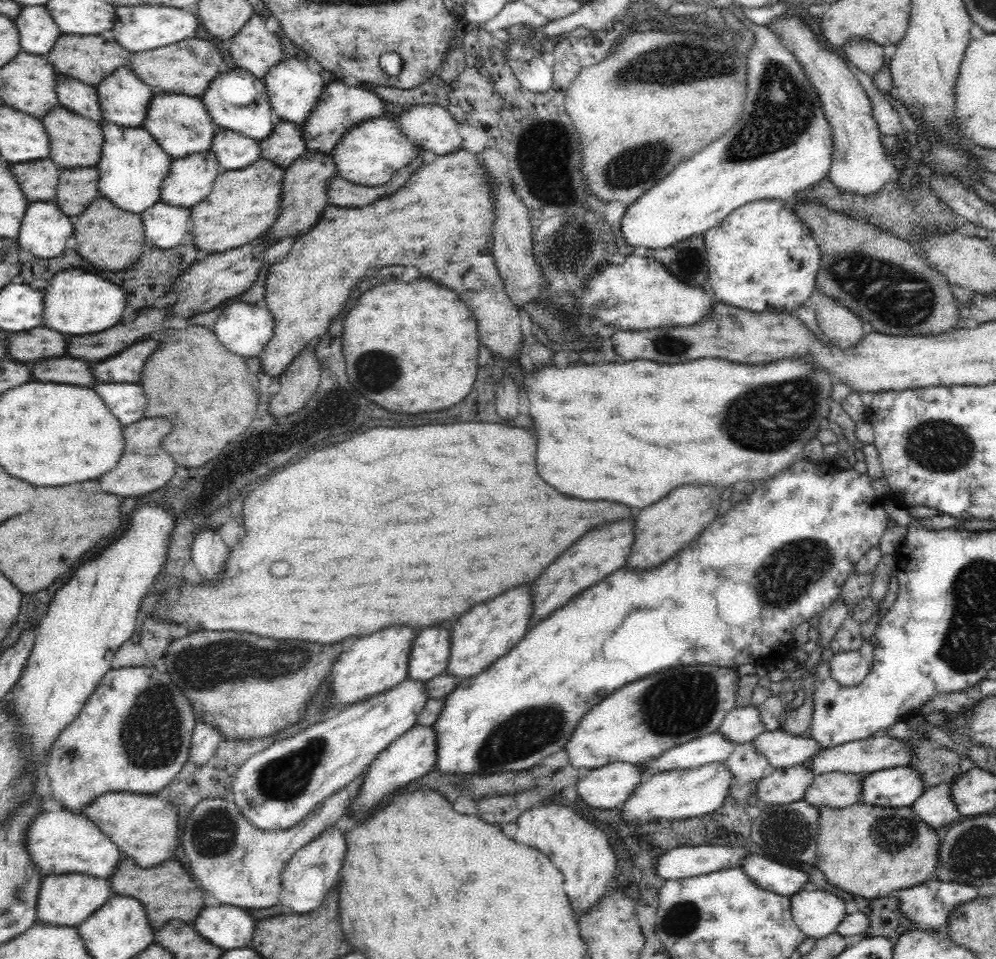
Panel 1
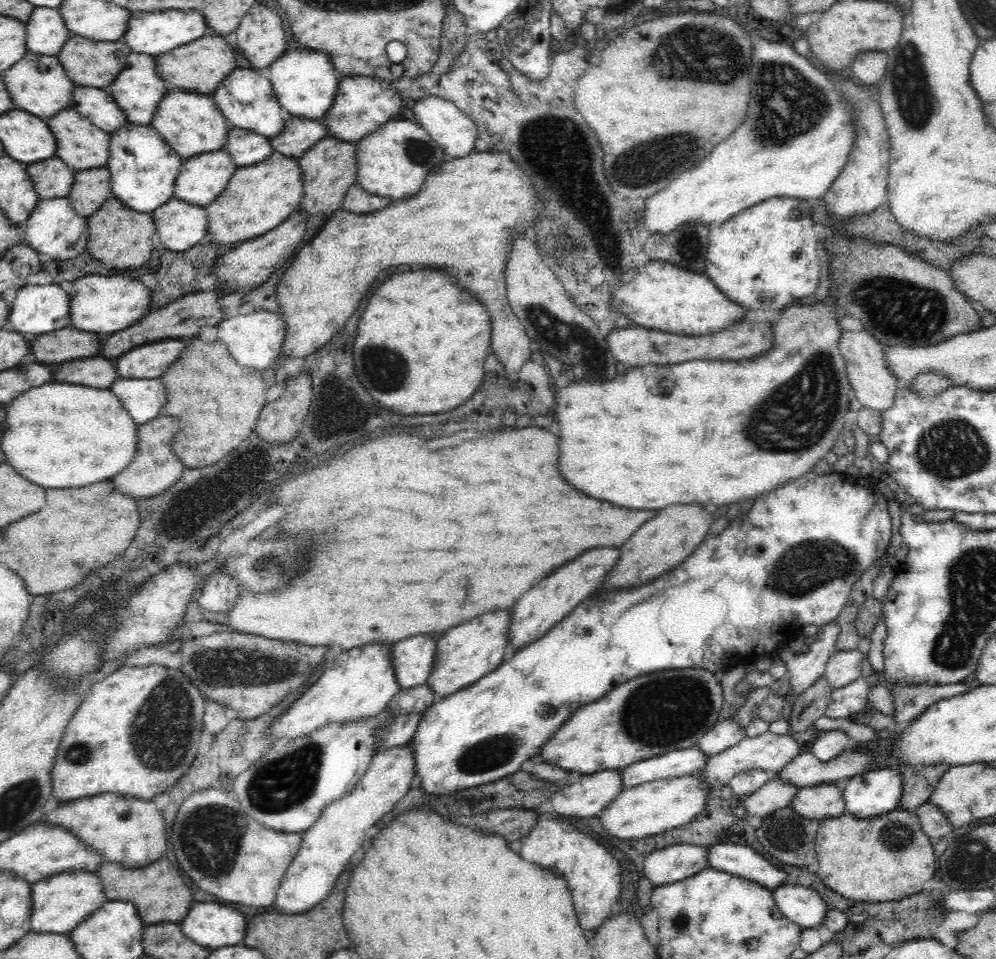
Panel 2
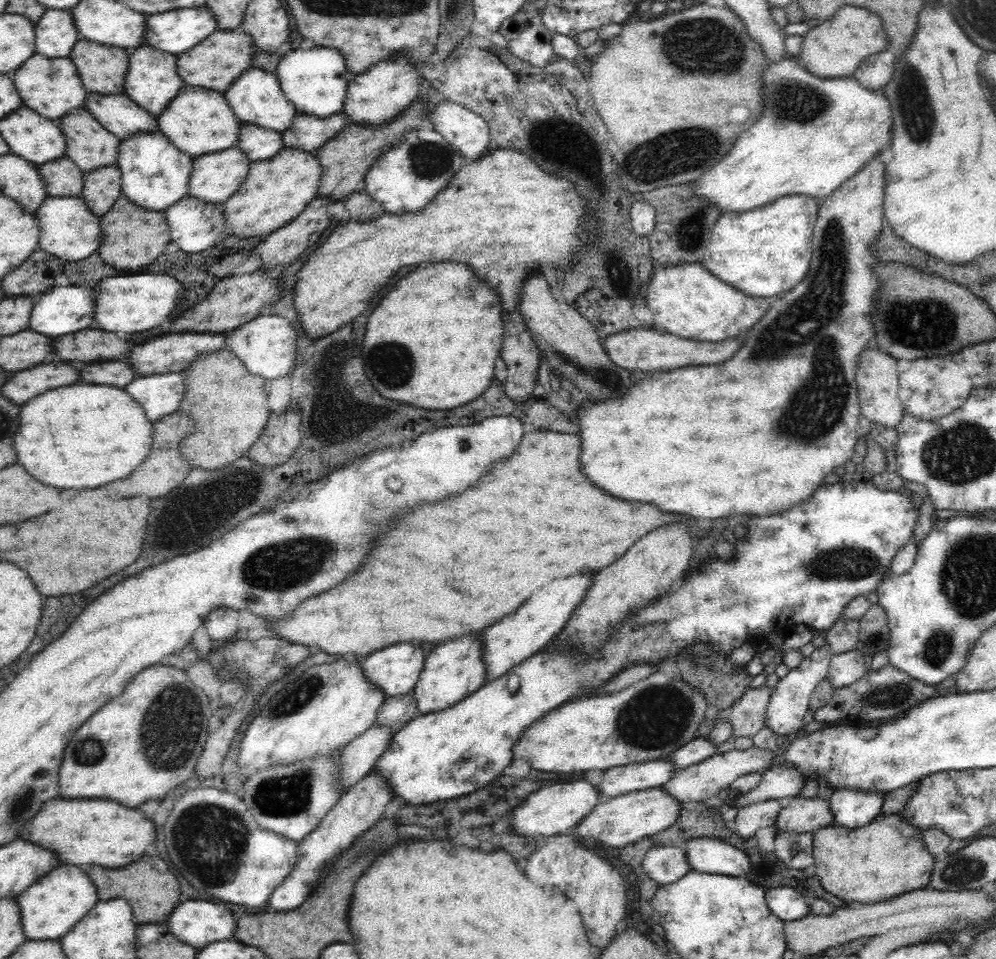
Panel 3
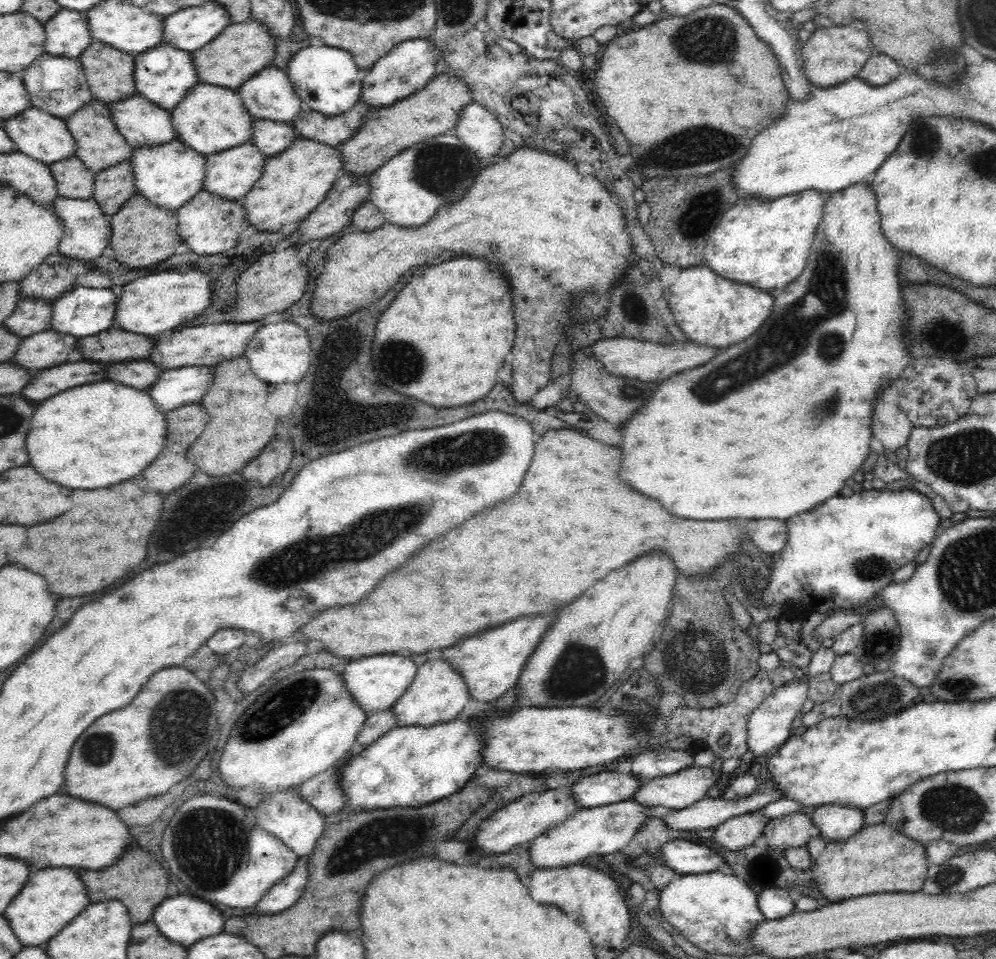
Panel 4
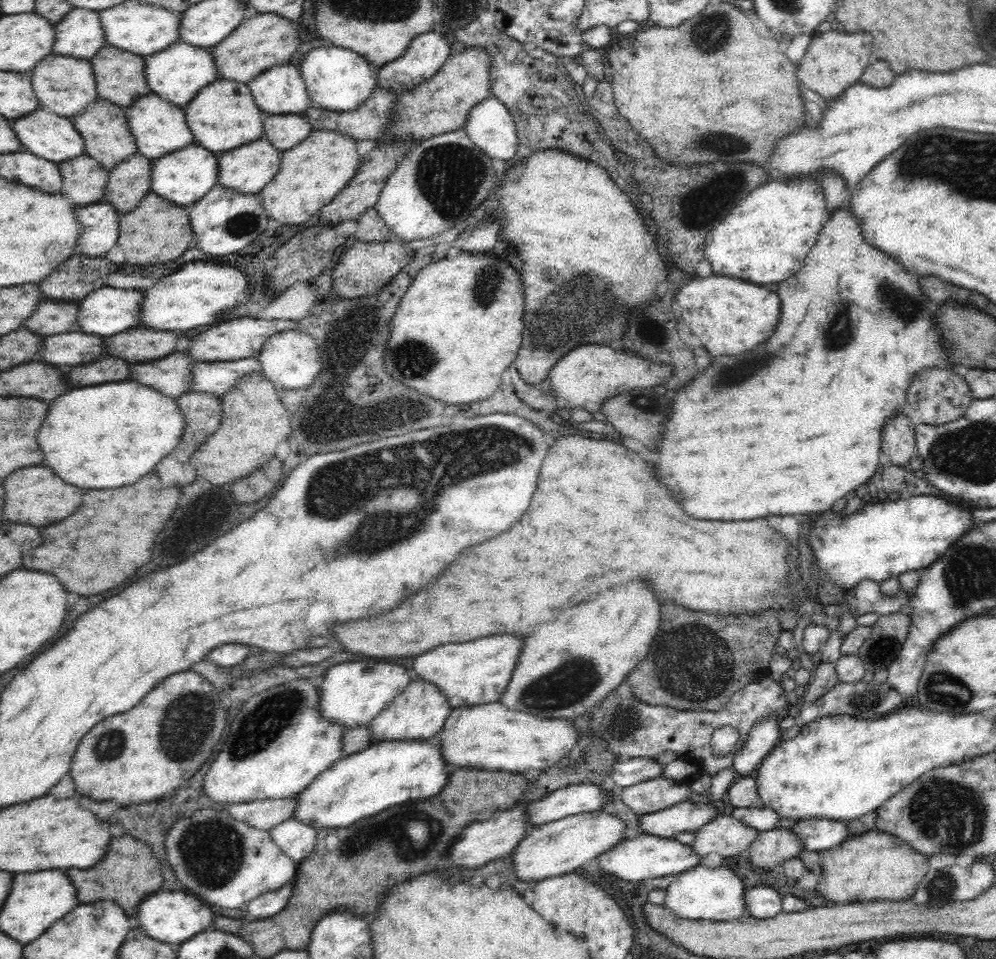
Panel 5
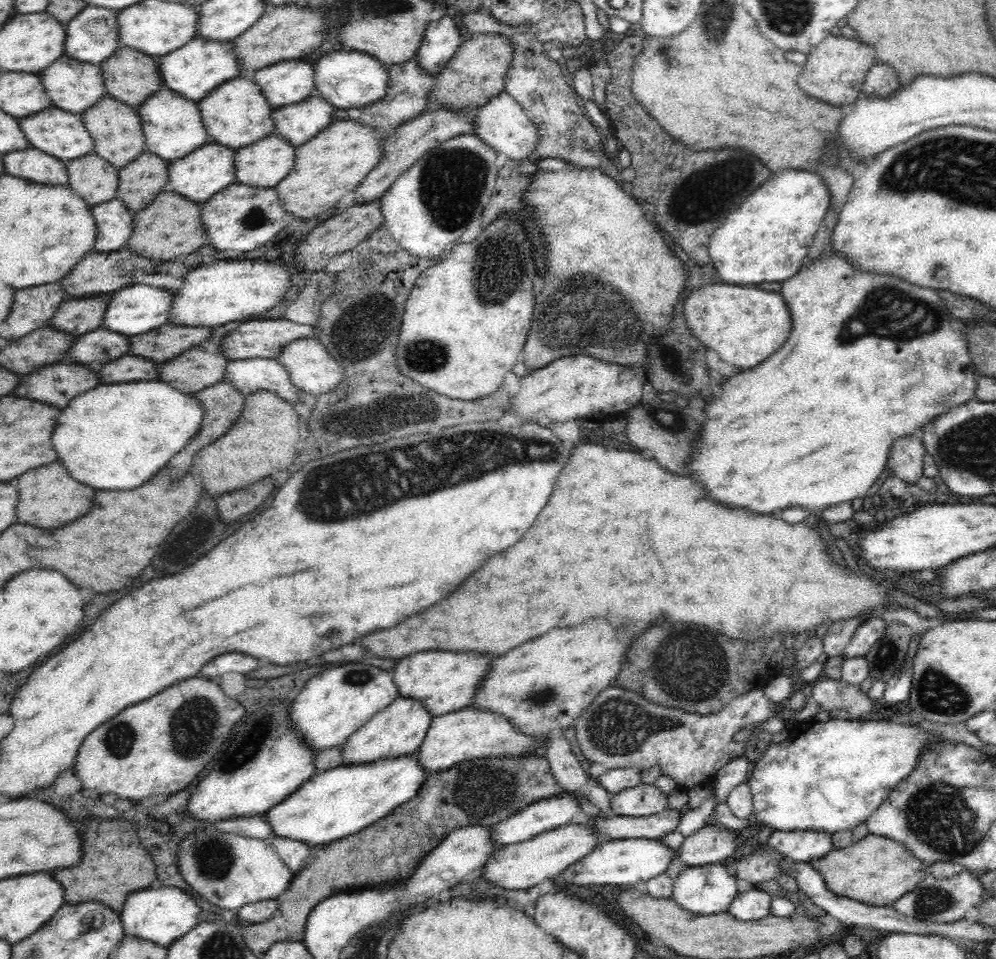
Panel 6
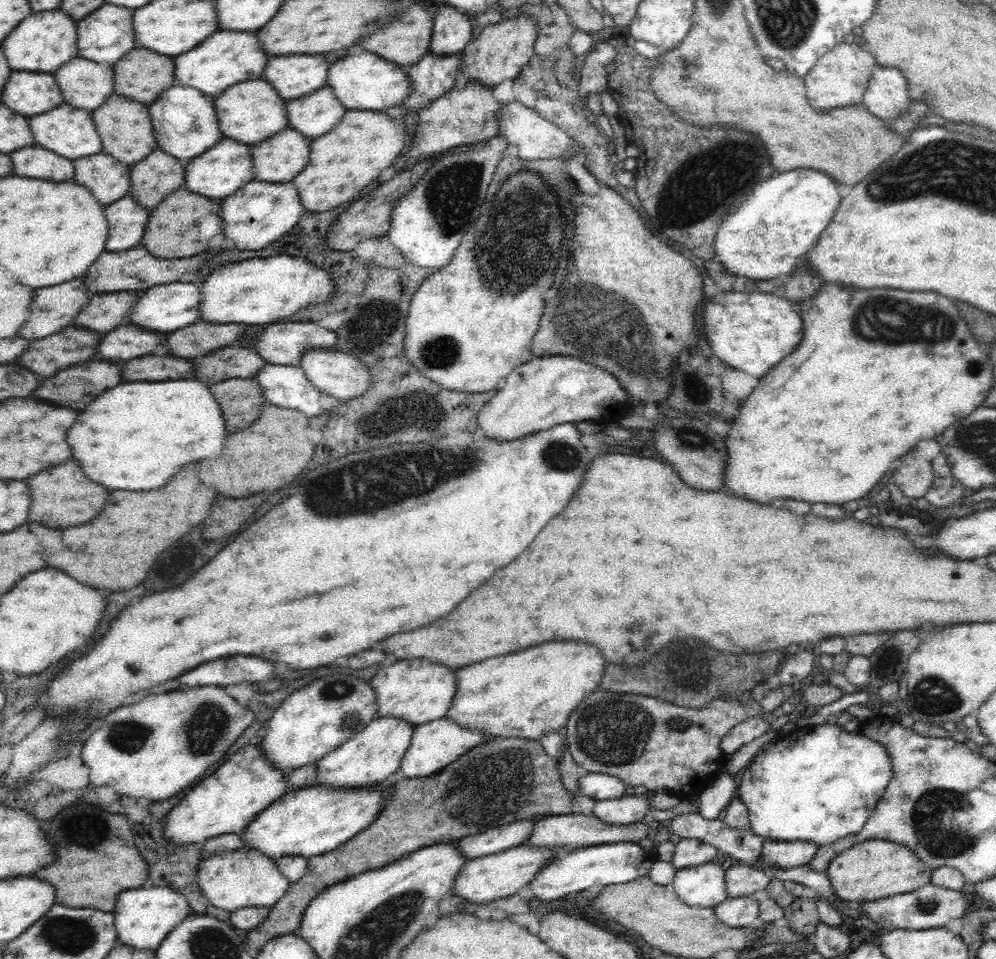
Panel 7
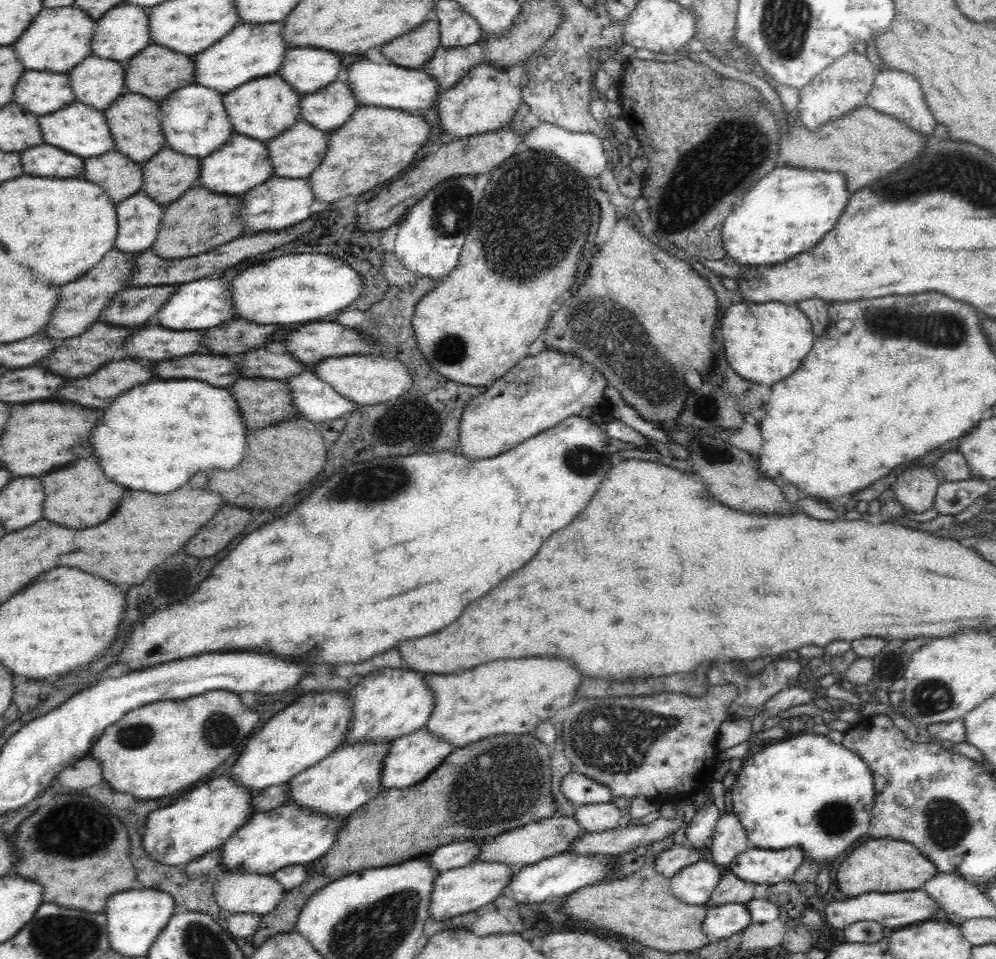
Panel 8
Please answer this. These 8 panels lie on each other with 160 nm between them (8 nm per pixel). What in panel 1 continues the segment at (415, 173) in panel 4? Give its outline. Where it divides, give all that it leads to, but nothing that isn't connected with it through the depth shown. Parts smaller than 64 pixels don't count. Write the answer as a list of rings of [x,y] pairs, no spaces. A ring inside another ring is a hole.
[[[386,117],[373,118],[350,129],[334,147],[331,155],[335,159],[338,176],[362,186],[377,187],[386,184],[416,157],[428,157],[400,130],[398,123]]]

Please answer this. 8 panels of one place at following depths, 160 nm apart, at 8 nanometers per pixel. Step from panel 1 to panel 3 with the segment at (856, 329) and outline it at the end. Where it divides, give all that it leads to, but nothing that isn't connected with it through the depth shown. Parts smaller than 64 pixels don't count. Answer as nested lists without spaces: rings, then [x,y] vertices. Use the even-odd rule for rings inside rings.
[[[870,346],[862,354],[856,373],[862,416],[885,430],[897,432],[904,411],[898,396],[898,376],[895,358],[876,346]]]

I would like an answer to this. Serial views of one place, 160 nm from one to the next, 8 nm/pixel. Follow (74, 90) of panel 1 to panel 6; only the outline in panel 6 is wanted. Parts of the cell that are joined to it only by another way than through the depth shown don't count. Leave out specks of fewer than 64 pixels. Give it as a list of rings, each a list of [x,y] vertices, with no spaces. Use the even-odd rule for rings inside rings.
[[[165,84],[138,106],[137,110],[143,123],[147,150],[168,162],[184,158],[201,146],[213,142],[213,138],[204,126],[198,101],[184,98],[183,94],[170,90]]]

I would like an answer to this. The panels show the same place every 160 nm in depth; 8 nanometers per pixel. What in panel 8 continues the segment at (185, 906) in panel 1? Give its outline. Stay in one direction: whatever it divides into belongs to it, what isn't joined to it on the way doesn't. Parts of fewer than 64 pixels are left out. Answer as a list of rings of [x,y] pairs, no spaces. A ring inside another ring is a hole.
[[[58,794],[48,804],[40,806],[40,810],[36,810],[36,814],[26,818],[18,826],[18,834],[12,842],[20,856],[20,858],[16,858],[12,868],[22,878],[42,884],[42,888],[44,888],[42,902],[74,908],[81,912],[103,913],[106,898],[110,898],[114,892],[130,890],[132,884],[137,884],[136,871],[130,862],[130,840],[128,840],[126,828],[120,824],[120,820],[116,816],[112,816],[98,802],[82,804],[82,808],[80,808],[80,796],[76,796],[76,794],[74,796]]]

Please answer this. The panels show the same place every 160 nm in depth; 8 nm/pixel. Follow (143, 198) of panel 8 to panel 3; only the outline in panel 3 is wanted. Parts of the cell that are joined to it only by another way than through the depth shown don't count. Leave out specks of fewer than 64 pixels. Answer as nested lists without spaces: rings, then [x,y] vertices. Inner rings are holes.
[[[48,197],[38,207],[35,218],[41,228],[40,246],[67,263],[92,256],[102,244],[101,217],[96,216],[81,197]]]

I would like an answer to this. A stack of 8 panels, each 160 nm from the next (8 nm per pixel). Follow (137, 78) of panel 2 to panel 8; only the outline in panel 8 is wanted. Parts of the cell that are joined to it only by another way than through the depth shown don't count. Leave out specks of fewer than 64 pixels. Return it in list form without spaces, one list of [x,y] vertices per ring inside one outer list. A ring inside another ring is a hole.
[[[240,22],[224,38],[216,42],[215,45],[210,46],[204,52],[193,57],[196,83],[225,94],[238,88],[239,85],[243,85],[245,82],[250,82],[252,79],[276,74],[279,71],[280,65],[284,63],[284,58],[286,58],[289,50],[290,46],[283,37],[282,22]]]

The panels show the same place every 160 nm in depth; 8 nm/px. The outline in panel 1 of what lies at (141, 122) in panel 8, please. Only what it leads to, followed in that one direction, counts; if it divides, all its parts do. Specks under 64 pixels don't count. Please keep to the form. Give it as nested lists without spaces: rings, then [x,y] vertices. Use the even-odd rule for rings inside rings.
[[[54,108],[42,118],[48,136],[50,136],[50,158],[61,169],[75,169],[84,167],[96,167],[102,154],[104,135],[100,123],[87,119],[80,114],[74,114],[66,108]]]

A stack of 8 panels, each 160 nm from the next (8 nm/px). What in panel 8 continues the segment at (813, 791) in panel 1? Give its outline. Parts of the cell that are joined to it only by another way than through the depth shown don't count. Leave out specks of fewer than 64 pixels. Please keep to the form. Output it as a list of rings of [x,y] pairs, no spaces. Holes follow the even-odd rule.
[[[726,871],[721,875],[721,880],[704,906],[708,910],[714,906],[728,904],[746,905],[753,898],[756,886],[756,883],[742,882],[734,873]]]

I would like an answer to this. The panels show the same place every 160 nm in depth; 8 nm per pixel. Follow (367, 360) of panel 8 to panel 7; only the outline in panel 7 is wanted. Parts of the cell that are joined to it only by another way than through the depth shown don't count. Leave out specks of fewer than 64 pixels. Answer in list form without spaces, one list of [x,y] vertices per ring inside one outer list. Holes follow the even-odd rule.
[[[312,349],[301,358],[302,370],[306,373],[306,378],[319,388],[323,393],[329,394],[335,399],[348,400],[356,398],[367,392],[368,387],[373,383],[373,376],[369,373],[369,368],[354,358],[354,355],[346,354],[333,349]]]

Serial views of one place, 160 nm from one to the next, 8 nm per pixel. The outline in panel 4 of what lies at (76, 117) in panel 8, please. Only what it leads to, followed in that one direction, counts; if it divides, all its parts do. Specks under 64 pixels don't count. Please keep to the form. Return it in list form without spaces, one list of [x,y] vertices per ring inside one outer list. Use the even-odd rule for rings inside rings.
[[[32,108],[32,110],[24,110],[22,114],[6,120],[4,128],[8,130],[8,136],[14,140],[14,144],[18,146],[20,152],[28,154],[30,158],[36,158],[44,164],[54,164],[58,160],[64,160],[64,158],[72,158],[76,156],[76,142],[72,138],[72,134],[68,132],[66,124],[60,120],[60,118],[52,118],[52,114],[46,114],[46,112],[40,112],[38,108]]]

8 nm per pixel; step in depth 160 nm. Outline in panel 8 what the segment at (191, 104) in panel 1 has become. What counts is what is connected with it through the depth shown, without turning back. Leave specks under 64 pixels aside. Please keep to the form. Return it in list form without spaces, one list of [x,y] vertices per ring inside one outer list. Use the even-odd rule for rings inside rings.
[[[276,73],[239,85],[224,94],[223,103],[236,133],[267,142],[280,136],[301,118],[301,98],[302,95]]]

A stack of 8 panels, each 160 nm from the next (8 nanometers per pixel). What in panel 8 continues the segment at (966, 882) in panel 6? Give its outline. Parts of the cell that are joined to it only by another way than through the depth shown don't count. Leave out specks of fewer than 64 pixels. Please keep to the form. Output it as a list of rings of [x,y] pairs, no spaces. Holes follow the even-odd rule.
[[[923,889],[908,892],[900,892],[900,894],[860,894],[855,898],[847,900],[834,900],[826,904],[824,908],[825,928],[828,932],[840,933],[843,928],[861,921],[876,921],[884,928],[906,928],[910,925],[916,925],[928,921],[939,910],[934,900],[931,900]]]

